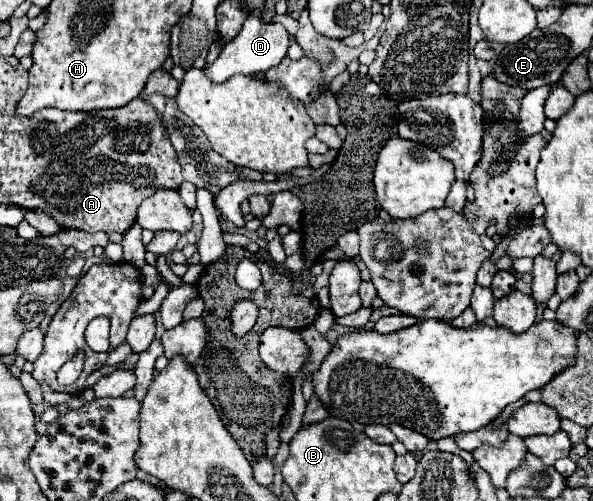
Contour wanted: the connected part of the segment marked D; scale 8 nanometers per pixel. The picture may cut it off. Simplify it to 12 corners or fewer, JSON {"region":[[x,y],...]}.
{"region":[[248,16],[204,72],[212,82],[264,72],[288,52],[282,24]]}

